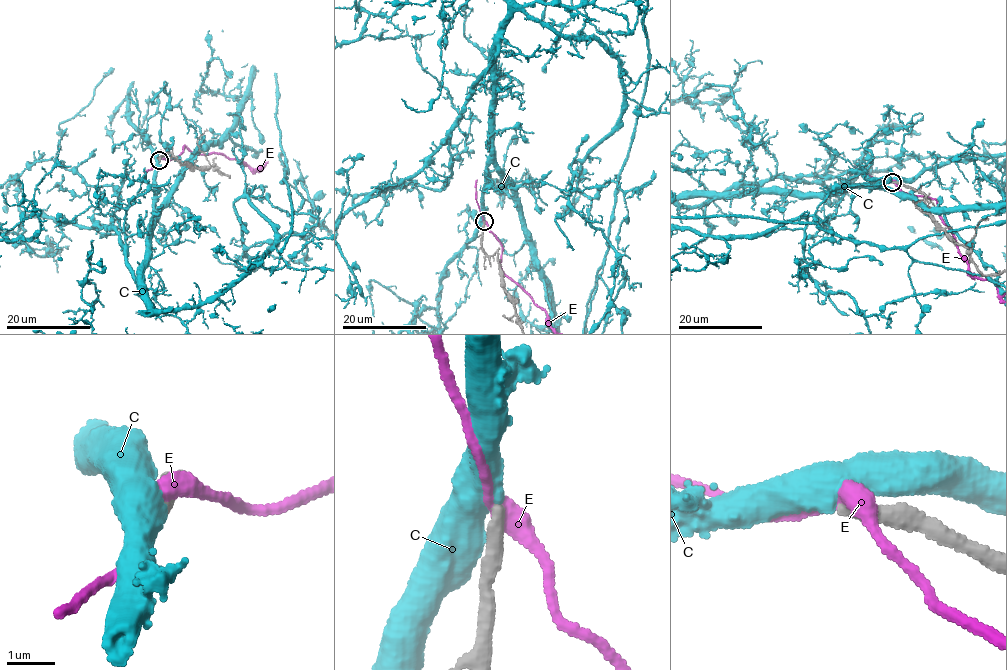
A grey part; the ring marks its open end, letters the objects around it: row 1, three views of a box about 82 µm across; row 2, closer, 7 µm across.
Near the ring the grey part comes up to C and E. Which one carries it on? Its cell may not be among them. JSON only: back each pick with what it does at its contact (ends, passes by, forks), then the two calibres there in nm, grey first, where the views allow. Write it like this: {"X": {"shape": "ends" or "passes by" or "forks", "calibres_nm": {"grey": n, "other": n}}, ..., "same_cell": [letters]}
{"C": {"shape": "passes by", "calibres_nm": {"grey": 300, "other": 550}}, "same_cell": ["C"]}

